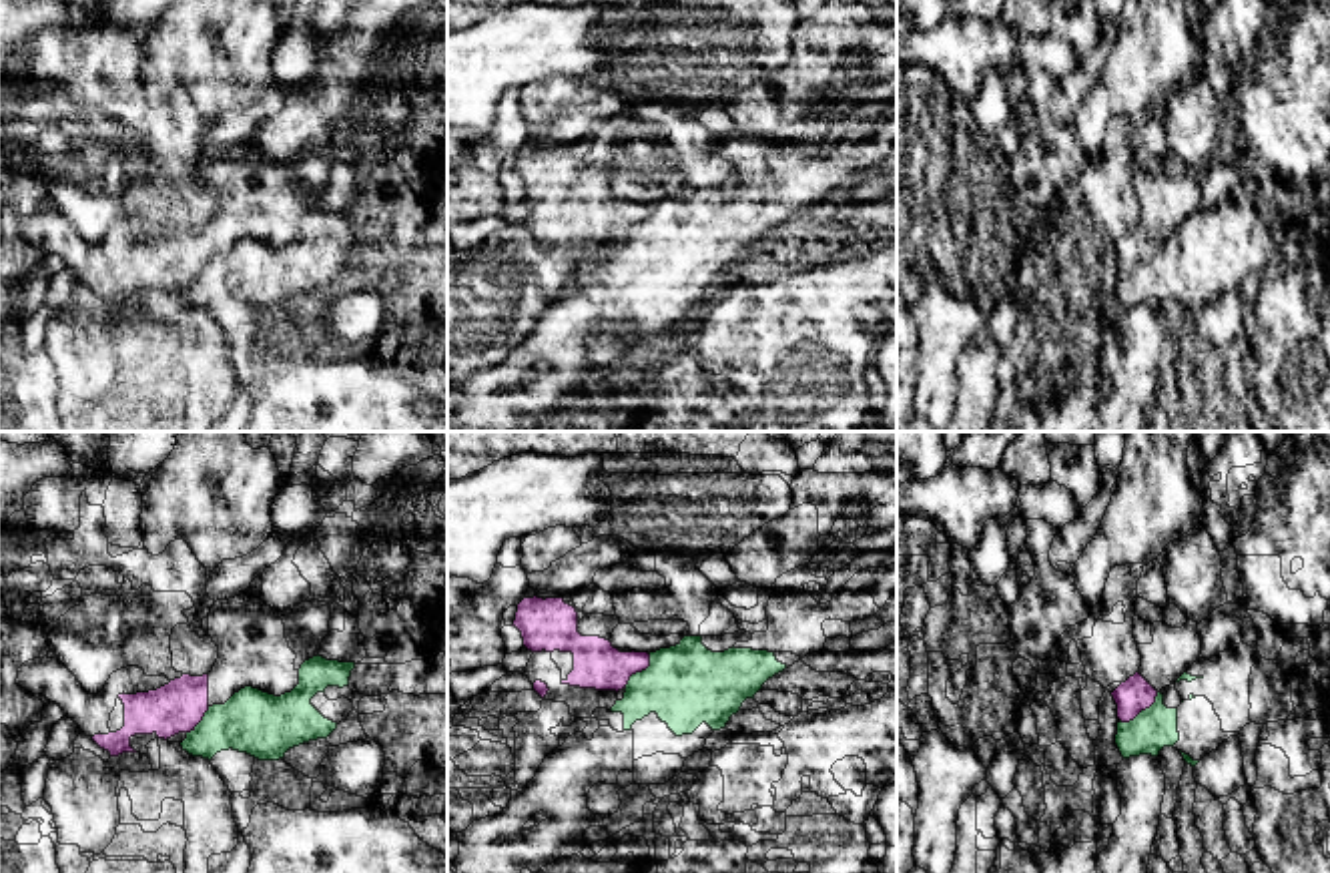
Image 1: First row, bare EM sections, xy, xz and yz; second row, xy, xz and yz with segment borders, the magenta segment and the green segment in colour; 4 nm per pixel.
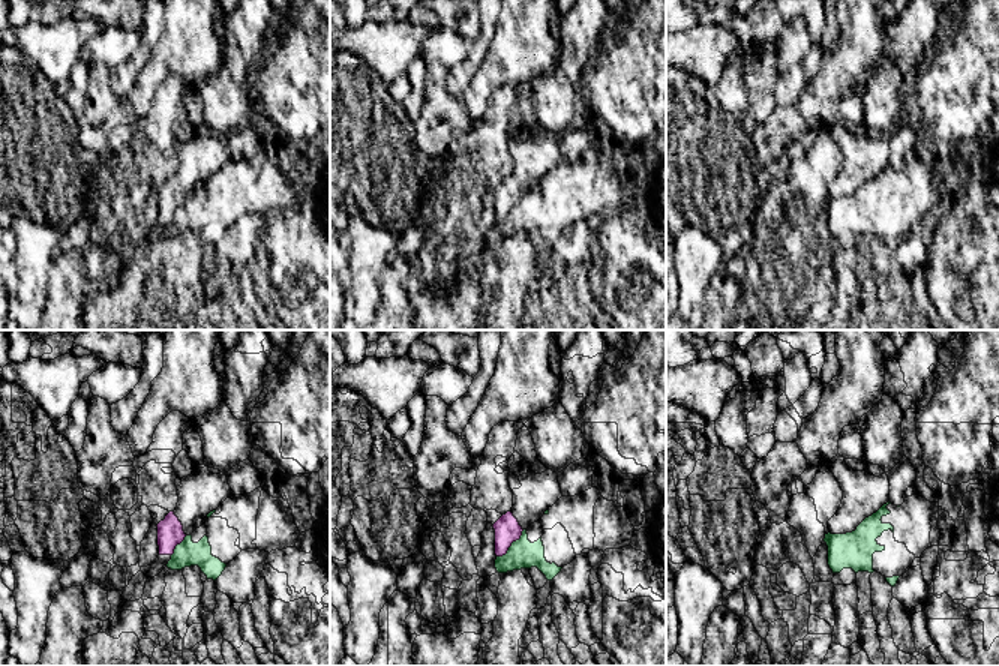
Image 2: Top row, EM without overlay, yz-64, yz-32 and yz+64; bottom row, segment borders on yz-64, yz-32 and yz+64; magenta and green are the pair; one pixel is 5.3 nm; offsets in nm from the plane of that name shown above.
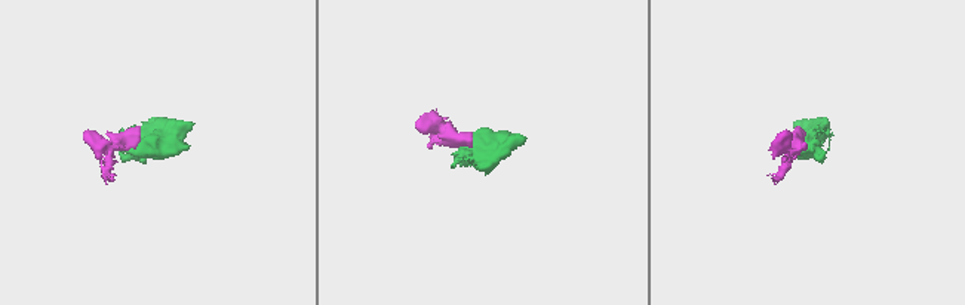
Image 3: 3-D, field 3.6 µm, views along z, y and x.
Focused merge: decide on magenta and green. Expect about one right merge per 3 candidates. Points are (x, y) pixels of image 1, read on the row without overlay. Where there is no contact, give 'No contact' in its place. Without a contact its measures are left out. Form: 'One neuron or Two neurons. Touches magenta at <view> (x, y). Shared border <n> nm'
Two neurons. Touches magenta at yz (1140, 261). Shared border 200 nm

